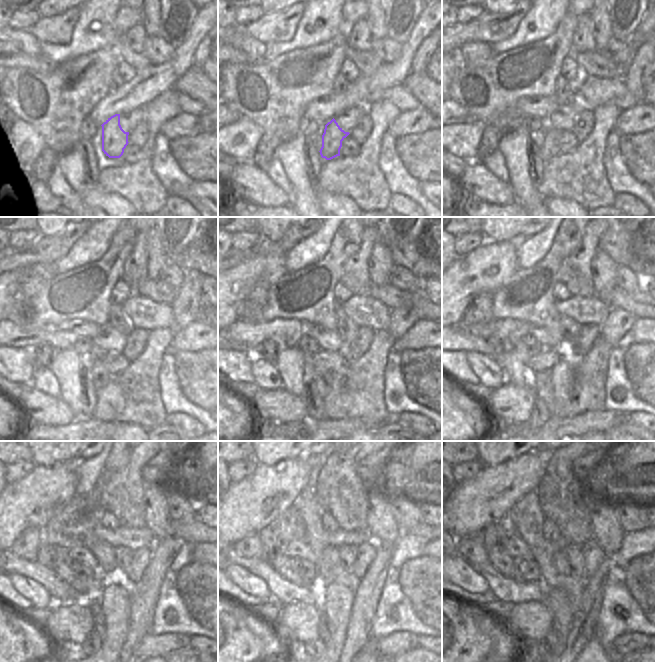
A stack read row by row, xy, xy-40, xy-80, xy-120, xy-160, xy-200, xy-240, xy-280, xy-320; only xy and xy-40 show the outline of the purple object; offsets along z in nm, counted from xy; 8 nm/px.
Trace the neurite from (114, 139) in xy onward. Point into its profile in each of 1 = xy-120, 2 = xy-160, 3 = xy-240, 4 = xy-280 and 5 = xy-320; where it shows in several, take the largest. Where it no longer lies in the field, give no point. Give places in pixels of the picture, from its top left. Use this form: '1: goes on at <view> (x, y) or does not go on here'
1: goes on at xy-120 (100, 376)
2: goes on at xy-160 (321, 377)
3: goes on at xy-240 (96, 597)
4: goes on at xy-280 (318, 592)
5: goes on at xy-320 (554, 641)

